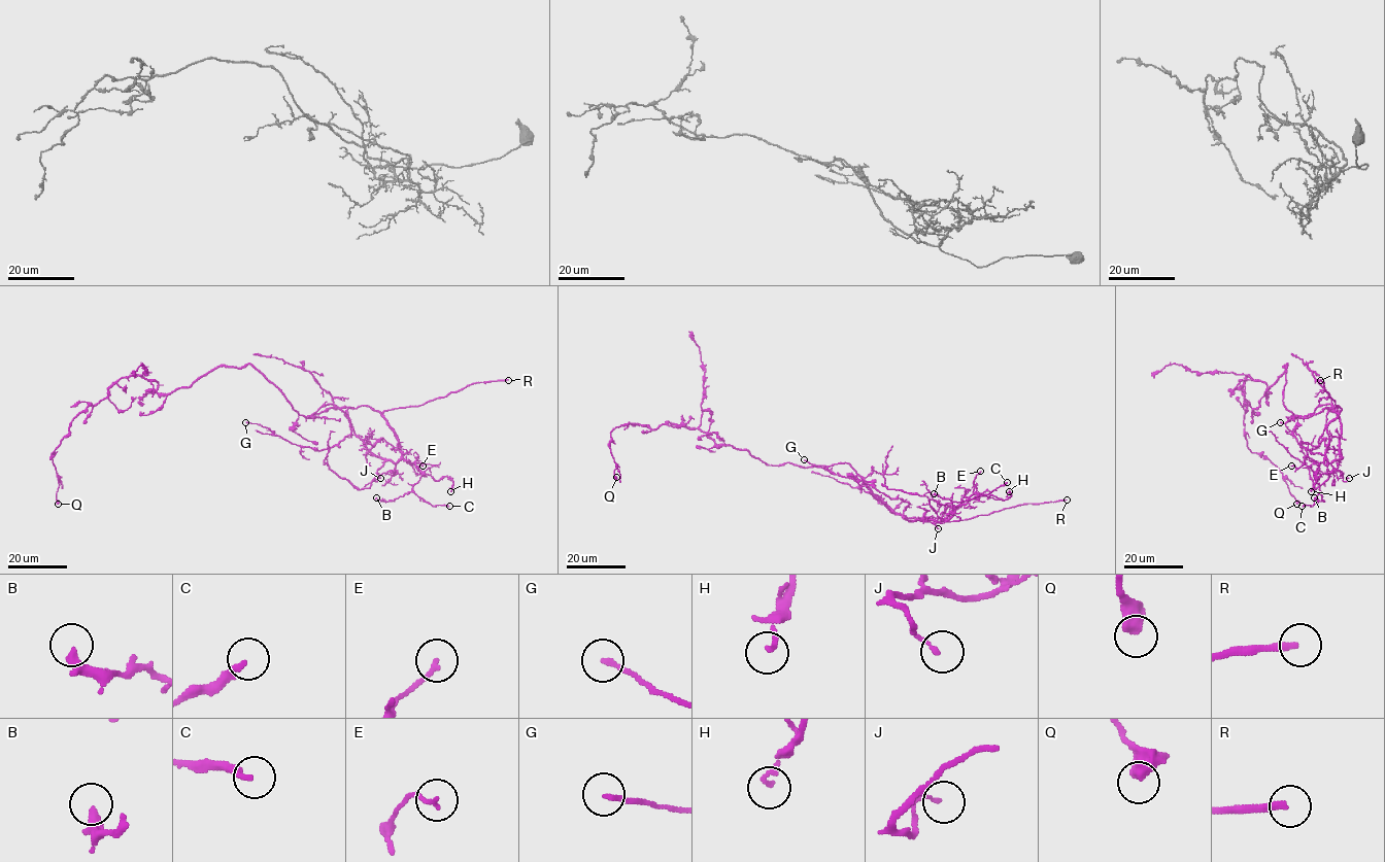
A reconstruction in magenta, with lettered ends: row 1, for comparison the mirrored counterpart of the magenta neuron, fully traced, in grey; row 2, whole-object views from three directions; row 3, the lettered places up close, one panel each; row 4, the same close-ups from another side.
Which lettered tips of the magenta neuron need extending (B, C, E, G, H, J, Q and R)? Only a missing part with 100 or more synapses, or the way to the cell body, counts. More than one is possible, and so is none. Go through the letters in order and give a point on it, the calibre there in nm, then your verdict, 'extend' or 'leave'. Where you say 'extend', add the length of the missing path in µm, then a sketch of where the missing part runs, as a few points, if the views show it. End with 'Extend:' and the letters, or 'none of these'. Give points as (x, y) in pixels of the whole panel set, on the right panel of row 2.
B: (1314, 497) | 360 nm | leave
C: (1302, 506) | 200 nm | leave
E: (1291, 466) | 140 nm | leave
G: (1280, 422) | 160 nm | leave
H: (1311, 491) | 160 nm | leave
J: (1349, 478) | 130 nm | leave
Q: (1296, 504) | 400 nm | leave
R: (1320, 380) | 240 nm | extend | 40 µm | (1320, 380), (1274, 351), (1276, 355), (1273, 357), (1272, 354)
Extend: R

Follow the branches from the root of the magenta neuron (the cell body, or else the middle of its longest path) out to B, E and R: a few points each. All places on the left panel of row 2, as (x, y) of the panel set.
B: (251, 366), (300, 414), (340, 409), (371, 452), (395, 462), (405, 459), (421, 473), (402, 496), (376, 497)
E: (251, 366), (300, 414), (340, 409), (371, 452), (395, 462), (413, 462), (418, 456), (415, 467), (423, 466)
R: (251, 366), (305, 416), (330, 408), (361, 406), (382, 413), (420, 406), (473, 383), (508, 380)

